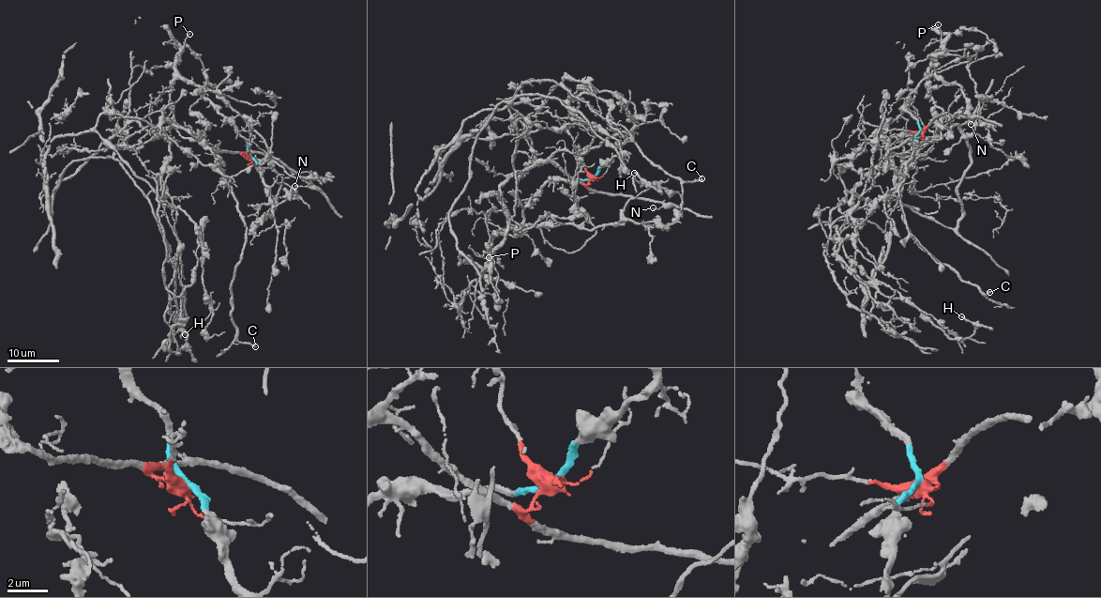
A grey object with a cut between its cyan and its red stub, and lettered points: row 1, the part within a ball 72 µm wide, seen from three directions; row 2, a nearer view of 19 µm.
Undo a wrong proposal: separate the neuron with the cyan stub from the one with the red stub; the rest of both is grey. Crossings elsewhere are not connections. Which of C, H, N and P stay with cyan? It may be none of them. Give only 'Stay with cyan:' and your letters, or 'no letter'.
Stay with cyan: P

